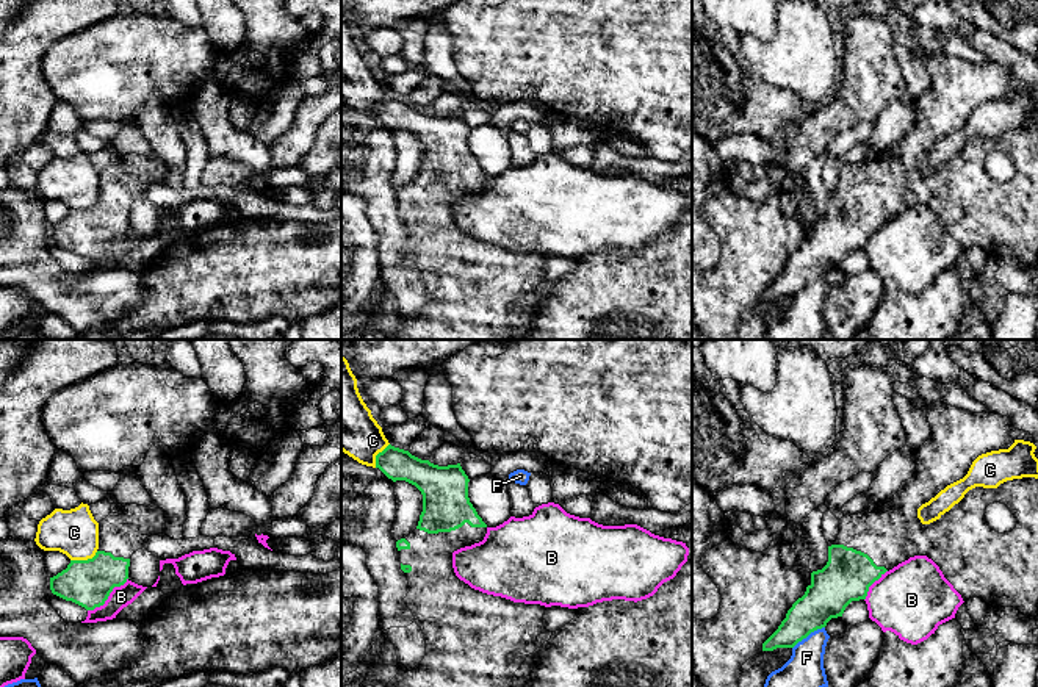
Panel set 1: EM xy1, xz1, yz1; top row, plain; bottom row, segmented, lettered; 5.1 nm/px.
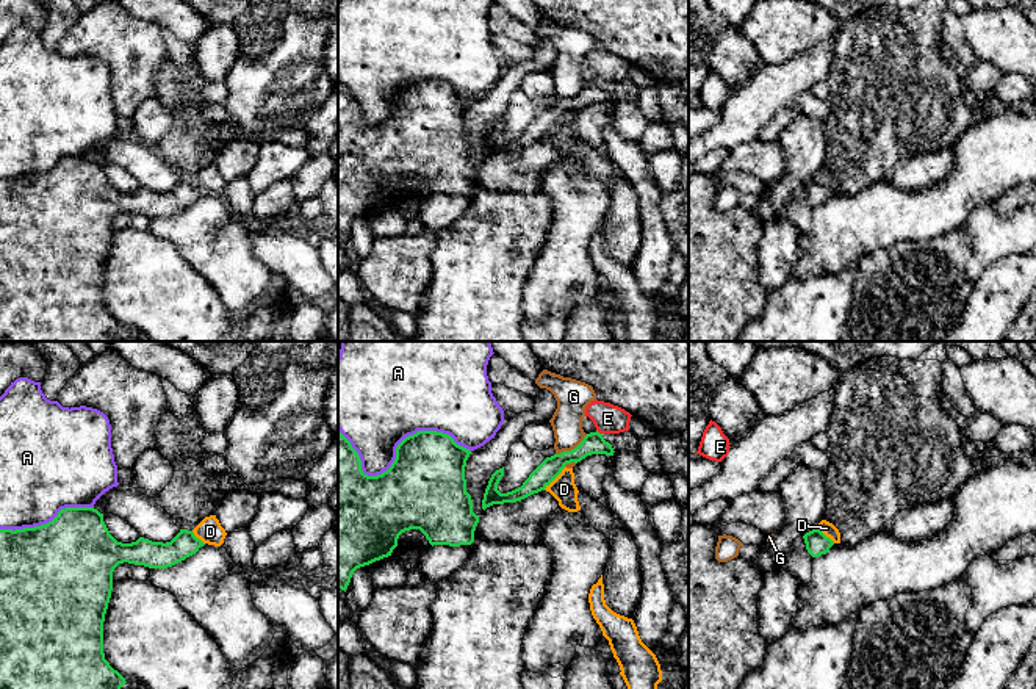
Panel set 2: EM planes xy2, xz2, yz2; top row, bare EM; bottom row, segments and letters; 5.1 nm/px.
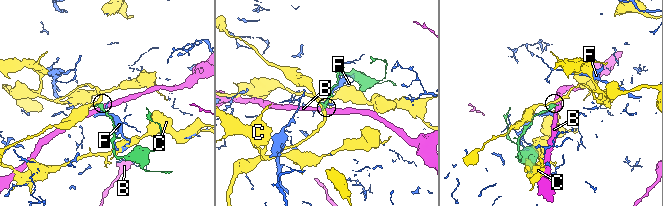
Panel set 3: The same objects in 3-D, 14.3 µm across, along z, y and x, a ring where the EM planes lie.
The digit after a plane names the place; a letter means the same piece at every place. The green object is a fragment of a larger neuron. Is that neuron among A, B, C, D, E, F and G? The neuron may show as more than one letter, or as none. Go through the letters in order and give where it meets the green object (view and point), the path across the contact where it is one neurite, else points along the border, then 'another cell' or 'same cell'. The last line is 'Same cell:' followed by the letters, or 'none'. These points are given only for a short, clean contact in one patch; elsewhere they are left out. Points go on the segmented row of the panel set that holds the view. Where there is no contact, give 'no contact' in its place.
A: contact xz2 (396, 454); another cell
B: contact xy1 (108, 595); another cell
C: contact xy1 (83, 561); another cell
D: contact xz2 (554, 478); border xz2 (565, 467), (543, 489); another cell
E: contact xz2 (598, 432); another cell
F: contact yz1 (808, 634); another cell
G: contact xz2 (571, 450); border xz2 (587, 434), (573, 448), (556, 454); another cell
Same cell: none

